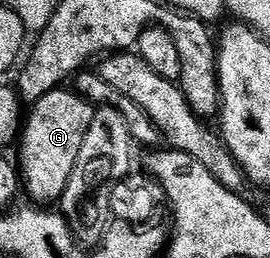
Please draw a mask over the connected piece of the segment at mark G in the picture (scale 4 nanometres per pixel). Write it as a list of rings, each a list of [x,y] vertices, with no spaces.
[[[67,90],[50,91],[36,101],[30,108],[21,131],[17,167],[21,172],[21,183],[26,194],[28,191],[36,199],[32,200],[39,205],[54,204],[51,203],[54,199],[55,202],[62,200],[96,112],[93,104],[83,99],[78,90]]]

